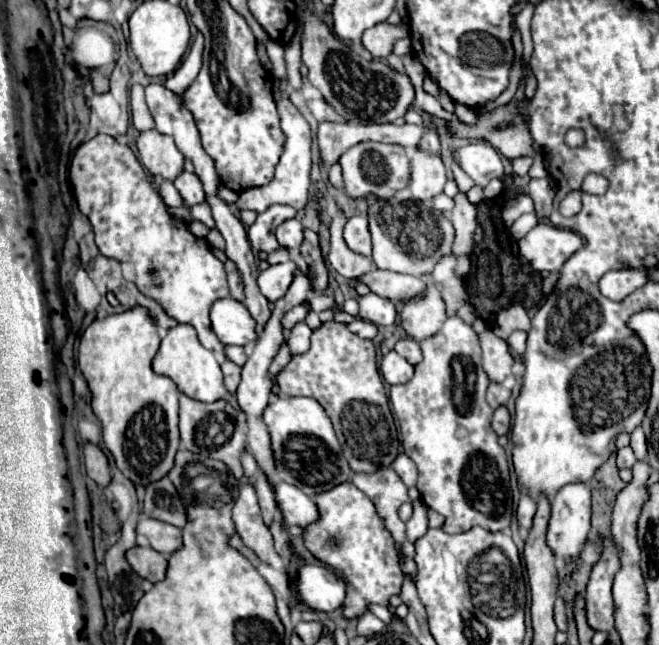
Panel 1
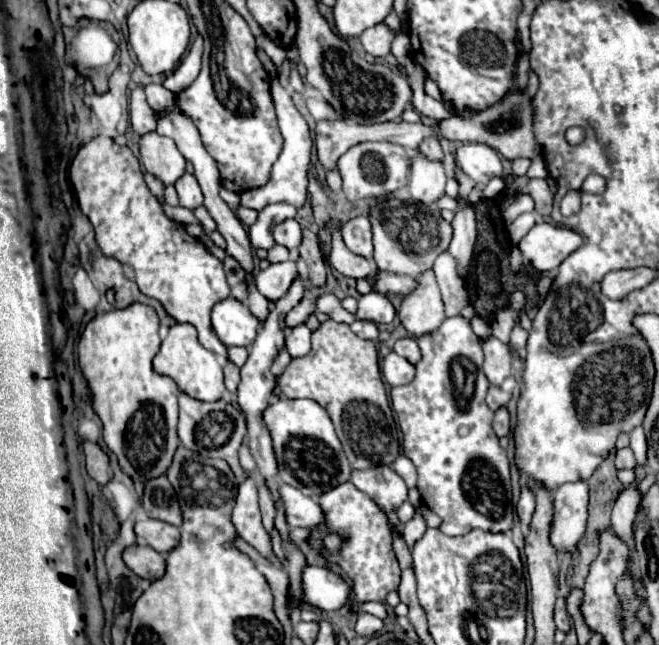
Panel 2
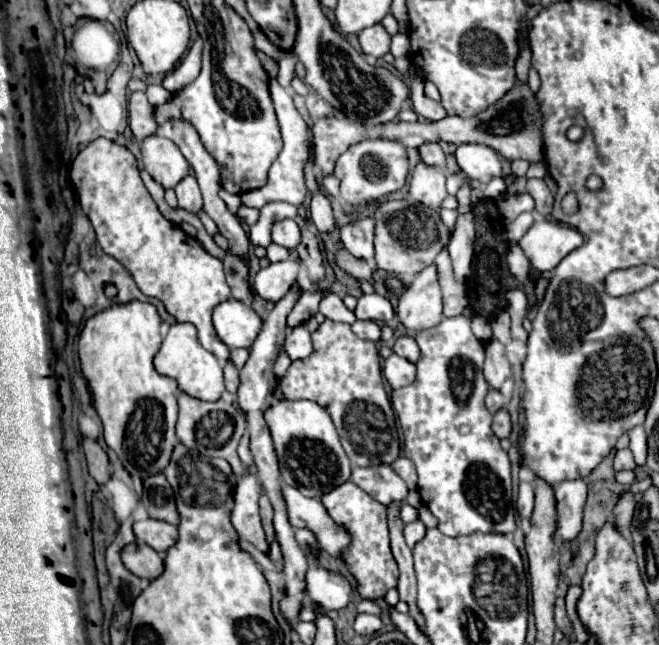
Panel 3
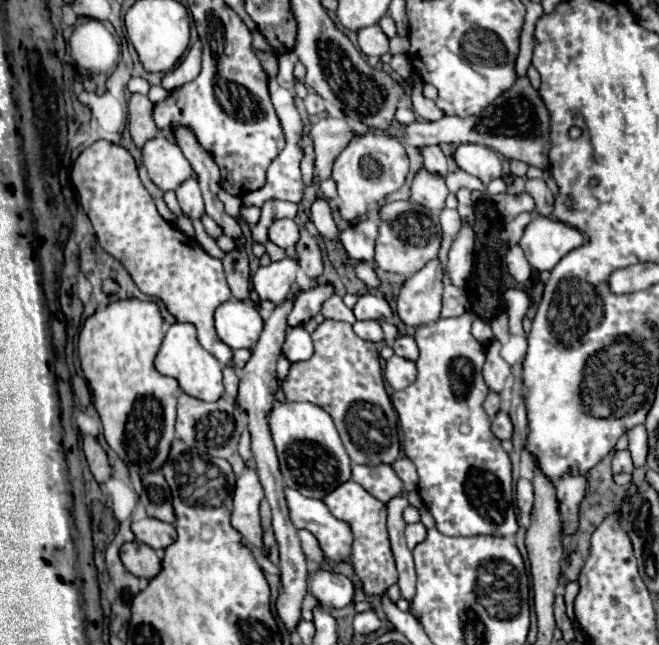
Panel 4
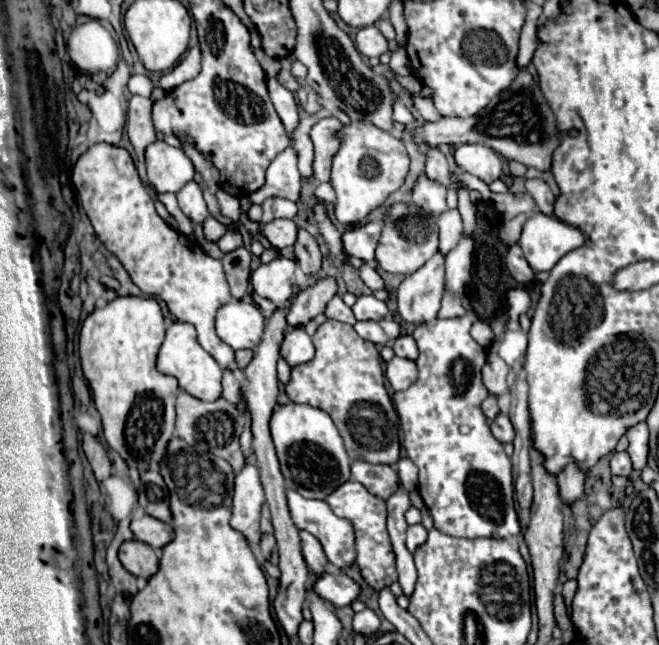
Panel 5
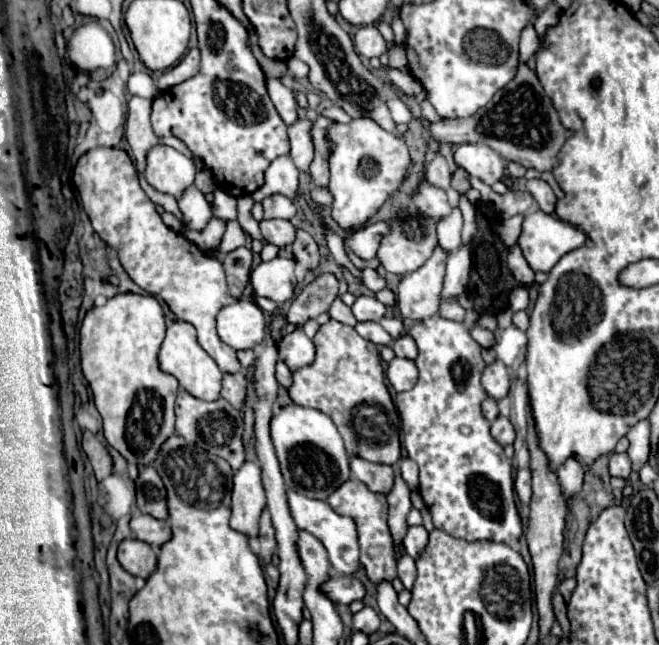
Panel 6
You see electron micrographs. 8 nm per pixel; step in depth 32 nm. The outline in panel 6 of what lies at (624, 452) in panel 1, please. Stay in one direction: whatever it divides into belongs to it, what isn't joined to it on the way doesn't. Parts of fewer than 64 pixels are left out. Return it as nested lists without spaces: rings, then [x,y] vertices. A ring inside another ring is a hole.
[[[612,454],[610,456],[610,476],[618,476],[618,478],[628,478],[630,476],[630,458],[628,454]]]

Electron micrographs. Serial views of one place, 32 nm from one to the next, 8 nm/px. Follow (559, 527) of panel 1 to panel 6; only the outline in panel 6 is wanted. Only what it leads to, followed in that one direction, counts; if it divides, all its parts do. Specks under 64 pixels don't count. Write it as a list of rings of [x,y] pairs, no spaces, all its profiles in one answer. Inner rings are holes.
[[[568,458],[562,466],[558,466],[556,470],[560,484],[562,484],[562,492],[564,496],[574,496],[576,492],[580,492],[582,488],[582,478],[584,478],[584,466],[578,460]]]

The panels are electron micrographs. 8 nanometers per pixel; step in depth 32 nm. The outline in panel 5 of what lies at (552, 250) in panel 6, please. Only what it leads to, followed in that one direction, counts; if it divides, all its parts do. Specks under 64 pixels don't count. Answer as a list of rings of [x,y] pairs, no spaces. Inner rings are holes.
[[[536,212],[528,216],[518,244],[534,272],[548,272],[564,254],[580,248],[584,240],[586,238],[578,228]]]

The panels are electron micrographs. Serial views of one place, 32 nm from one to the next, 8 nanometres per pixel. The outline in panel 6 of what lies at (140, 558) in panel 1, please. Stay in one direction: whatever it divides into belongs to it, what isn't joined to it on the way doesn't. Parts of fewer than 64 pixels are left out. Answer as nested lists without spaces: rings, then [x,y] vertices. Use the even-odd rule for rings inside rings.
[[[128,538],[120,542],[120,548],[118,548],[120,566],[132,576],[148,578],[156,570],[156,558],[158,558],[156,548],[152,548],[150,544],[144,544],[142,540]]]

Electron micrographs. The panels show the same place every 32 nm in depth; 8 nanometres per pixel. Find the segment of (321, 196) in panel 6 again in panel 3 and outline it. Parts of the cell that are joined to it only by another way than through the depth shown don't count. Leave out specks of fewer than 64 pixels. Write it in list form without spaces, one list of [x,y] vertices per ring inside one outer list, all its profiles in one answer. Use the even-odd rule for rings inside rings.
[[[333,174],[326,176],[322,182],[321,186],[327,195],[337,196],[340,182]]]

